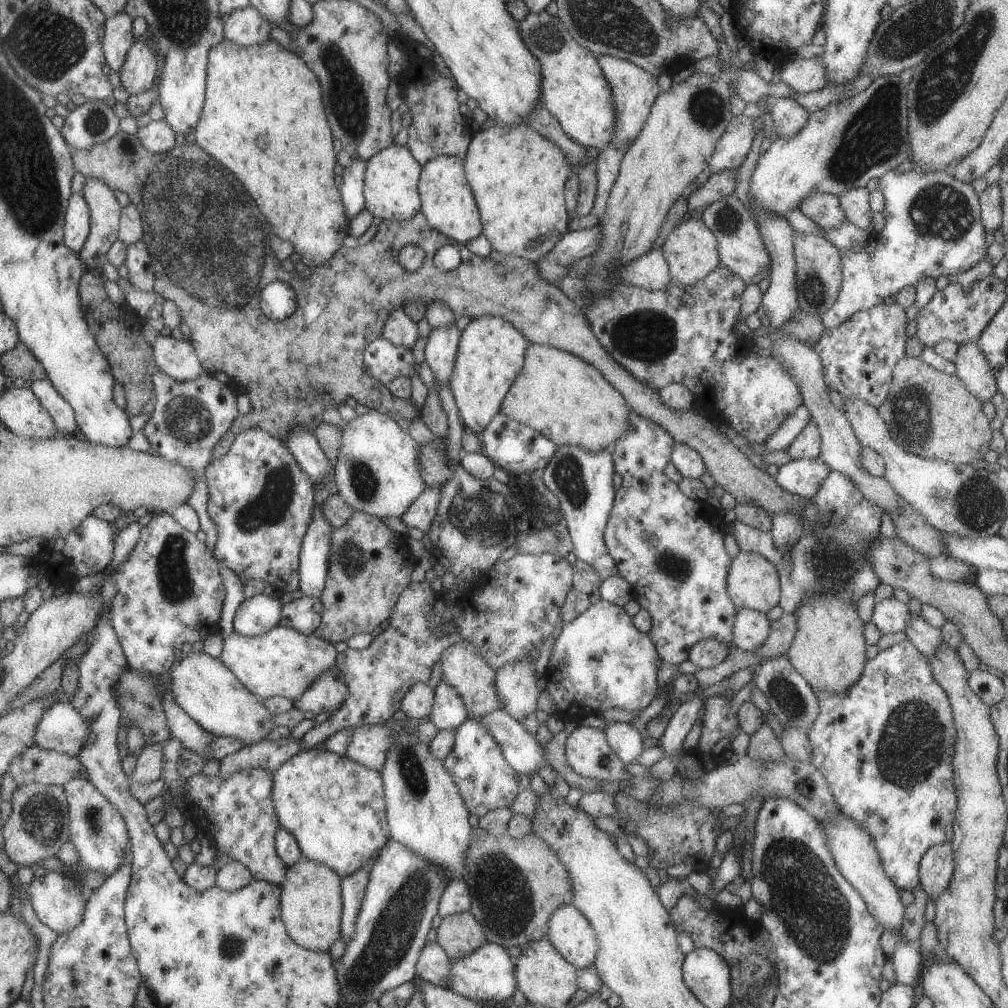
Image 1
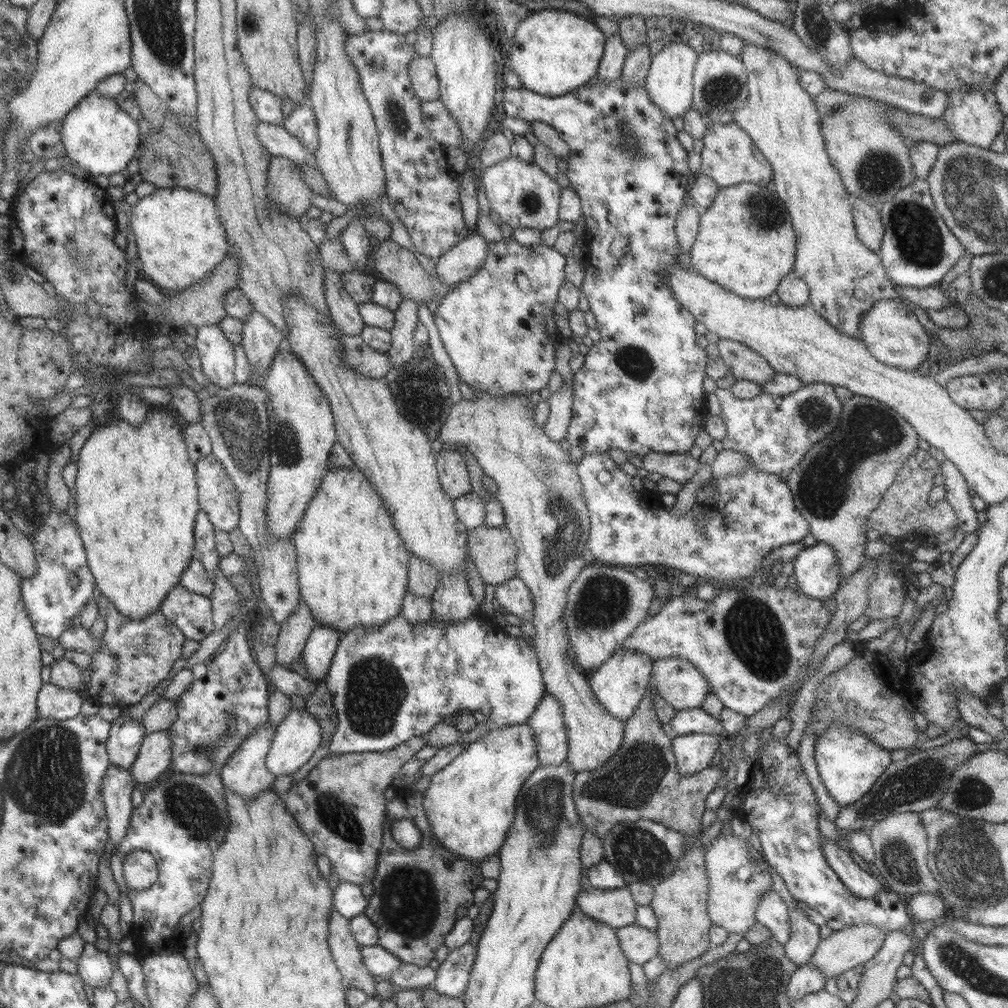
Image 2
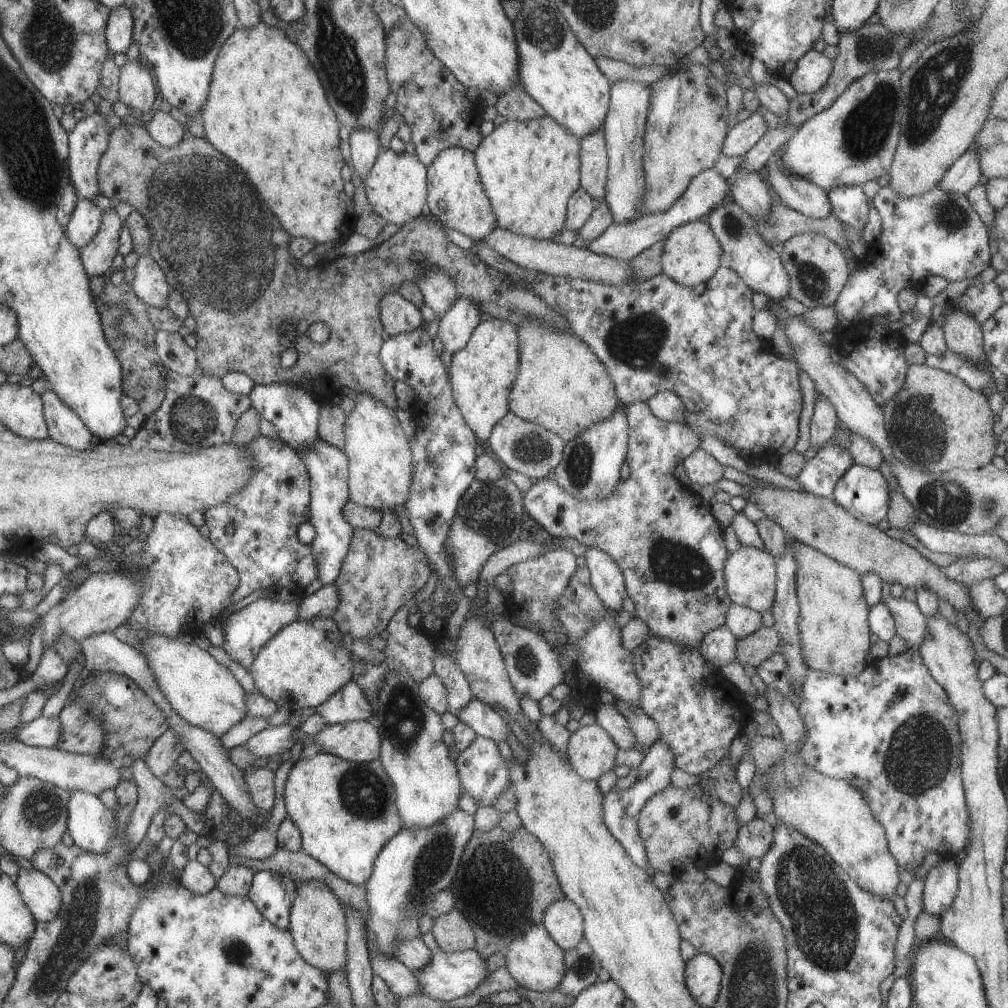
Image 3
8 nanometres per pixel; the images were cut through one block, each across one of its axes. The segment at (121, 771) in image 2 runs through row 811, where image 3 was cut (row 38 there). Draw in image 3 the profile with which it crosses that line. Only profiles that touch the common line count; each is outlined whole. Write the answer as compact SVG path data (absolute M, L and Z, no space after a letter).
M123 4L109 11L104 37L107 48L125 54L133 41L133 19L129 9Z

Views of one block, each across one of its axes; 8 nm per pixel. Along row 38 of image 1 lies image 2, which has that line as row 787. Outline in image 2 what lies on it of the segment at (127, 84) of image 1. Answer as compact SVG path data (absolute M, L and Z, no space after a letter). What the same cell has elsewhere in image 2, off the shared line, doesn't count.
M164 731L153 732L143 738L139 752L128 772L135 786L141 788L155 780L170 766L171 743Z

